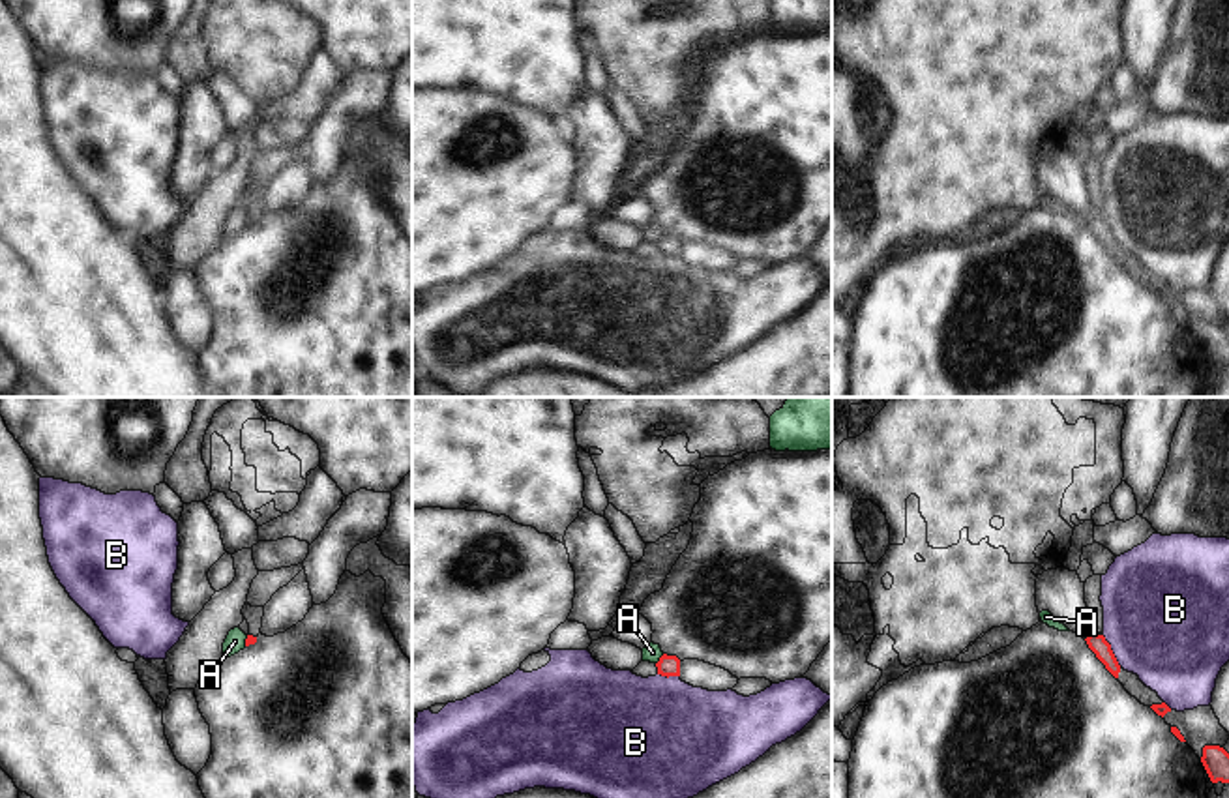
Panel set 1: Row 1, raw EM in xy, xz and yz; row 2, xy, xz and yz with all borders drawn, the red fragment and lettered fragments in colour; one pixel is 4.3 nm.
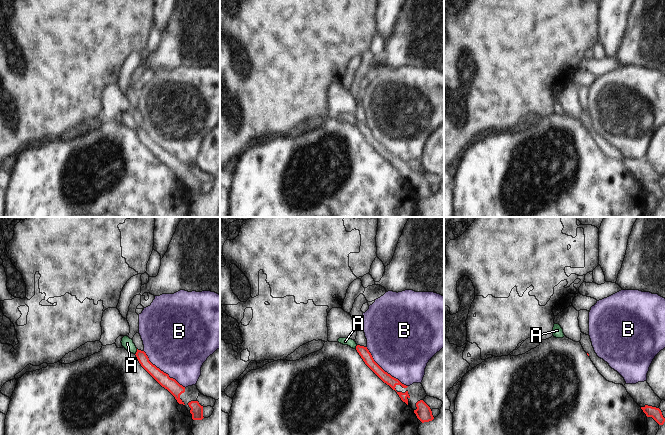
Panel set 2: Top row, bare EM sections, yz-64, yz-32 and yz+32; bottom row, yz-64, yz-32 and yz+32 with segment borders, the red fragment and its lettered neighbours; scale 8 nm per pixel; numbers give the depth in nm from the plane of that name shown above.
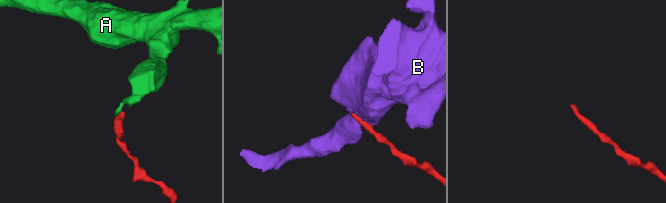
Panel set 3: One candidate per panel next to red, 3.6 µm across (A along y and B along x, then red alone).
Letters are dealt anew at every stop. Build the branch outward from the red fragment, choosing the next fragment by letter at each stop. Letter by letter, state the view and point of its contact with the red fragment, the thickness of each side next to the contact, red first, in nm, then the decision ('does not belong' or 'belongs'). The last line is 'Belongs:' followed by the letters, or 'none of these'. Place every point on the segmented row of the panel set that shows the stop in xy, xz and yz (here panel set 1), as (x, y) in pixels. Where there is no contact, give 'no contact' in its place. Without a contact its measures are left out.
A: meets red in xz at (660, 660); 100 nm thick on the red side, 80 nm on the other; does not belong
B: meets red in yz at (1111, 650); 80 nm thick on the red side, 480 nm on the other; does not belong
Belongs: none of these

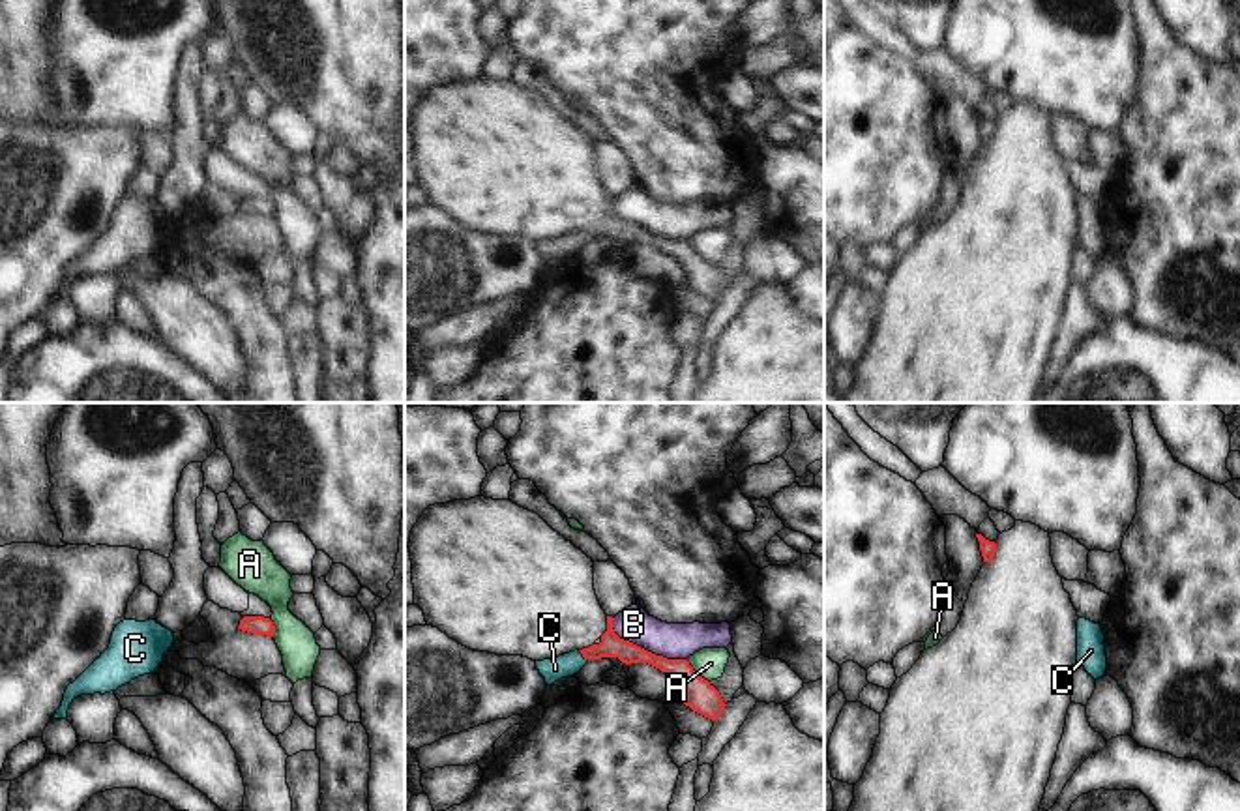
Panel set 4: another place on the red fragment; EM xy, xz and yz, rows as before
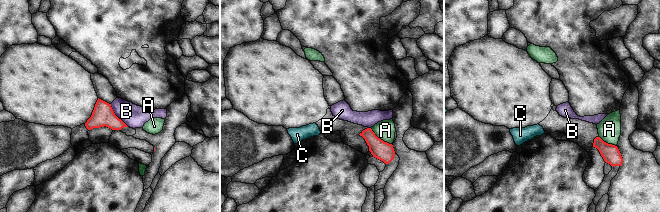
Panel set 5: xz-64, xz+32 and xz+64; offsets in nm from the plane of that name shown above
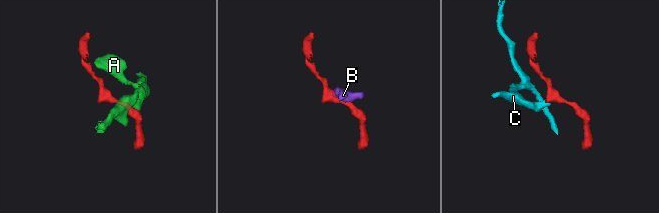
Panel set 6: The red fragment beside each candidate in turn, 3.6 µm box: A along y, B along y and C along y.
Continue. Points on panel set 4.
A: meets red in xz at (695, 673); 140 nm thick on the red side, 130 nm on the other; does not belong
B: meets red in xz at (643, 648); 100 nm thick on the red side, 160 nm on the other; does not belong
C: meets red in xz at (583, 656); 100 nm thick on the red side, 100 nm on the other; belongs
Belongs: C

